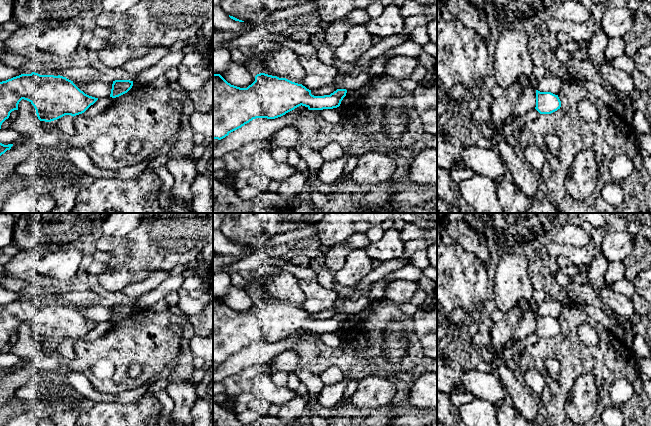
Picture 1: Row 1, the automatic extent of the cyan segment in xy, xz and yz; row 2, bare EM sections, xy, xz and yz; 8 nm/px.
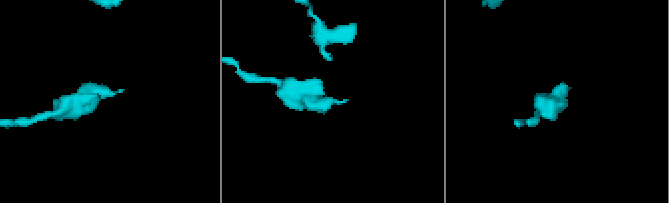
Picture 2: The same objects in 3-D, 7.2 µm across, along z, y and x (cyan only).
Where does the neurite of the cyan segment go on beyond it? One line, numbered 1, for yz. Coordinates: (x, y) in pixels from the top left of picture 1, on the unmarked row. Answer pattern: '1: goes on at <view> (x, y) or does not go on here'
1: does not go on here

